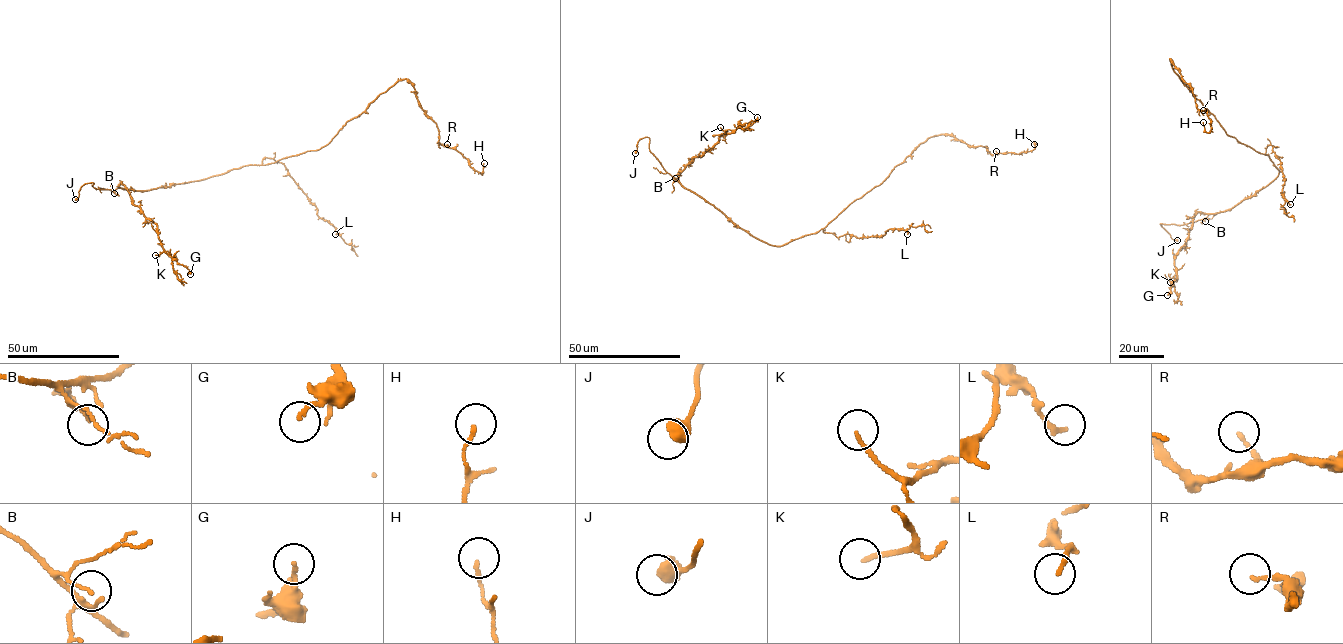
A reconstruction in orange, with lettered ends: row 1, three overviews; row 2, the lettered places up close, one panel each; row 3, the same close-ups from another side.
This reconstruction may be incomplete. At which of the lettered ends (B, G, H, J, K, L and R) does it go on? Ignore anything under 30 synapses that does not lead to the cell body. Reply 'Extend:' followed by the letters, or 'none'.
Extend: J

